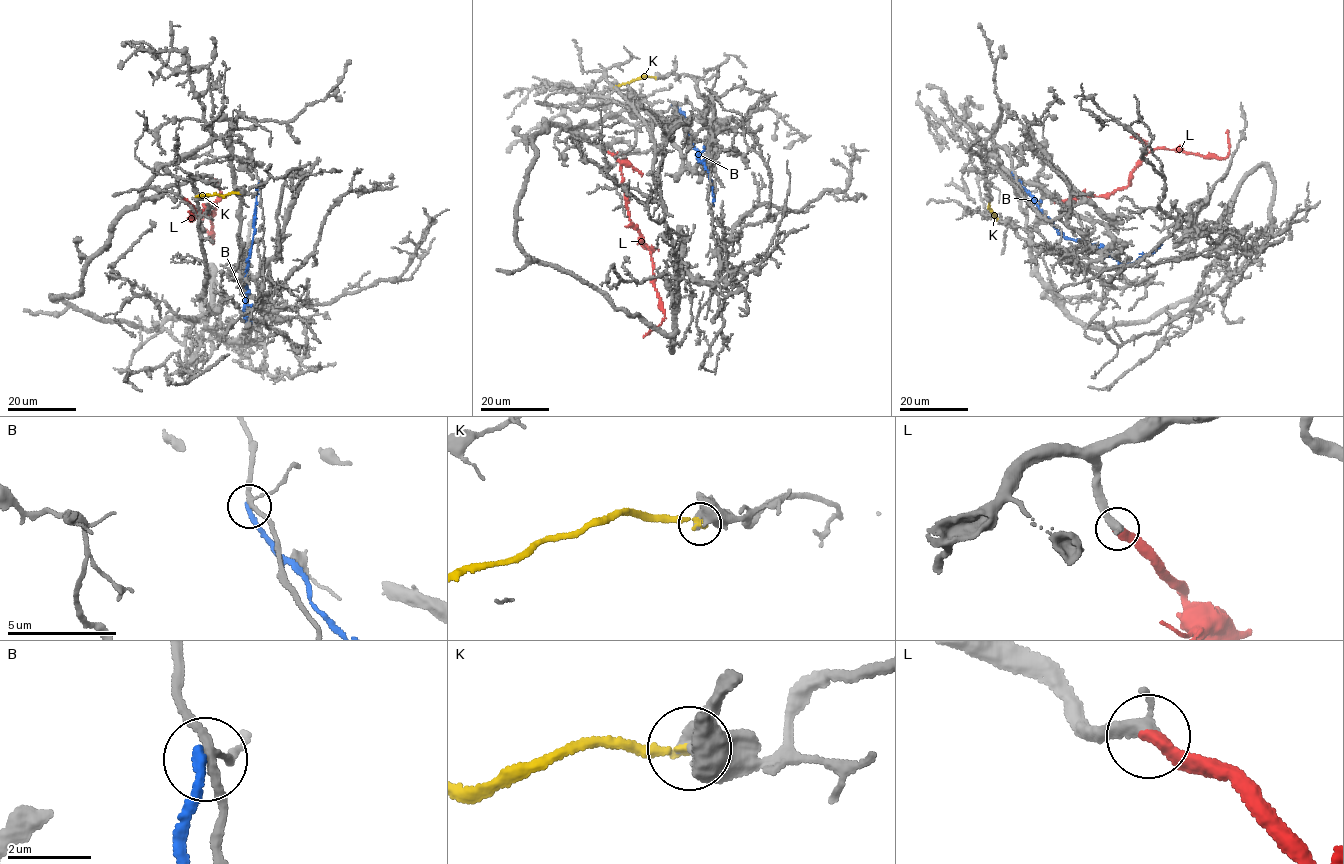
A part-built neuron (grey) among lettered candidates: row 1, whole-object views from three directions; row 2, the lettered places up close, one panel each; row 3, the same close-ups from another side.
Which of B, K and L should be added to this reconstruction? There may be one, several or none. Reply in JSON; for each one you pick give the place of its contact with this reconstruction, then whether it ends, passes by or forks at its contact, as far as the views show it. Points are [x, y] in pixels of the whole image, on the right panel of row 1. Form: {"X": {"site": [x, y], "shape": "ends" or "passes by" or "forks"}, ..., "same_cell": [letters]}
{"L": {"site": [1054, 202], "shape": "ends"}, "same_cell": ["L"]}

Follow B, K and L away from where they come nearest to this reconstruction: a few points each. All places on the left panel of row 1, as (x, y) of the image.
B: (258, 181), (254, 235), (244, 281), (248, 291), (242, 315), (247, 323), (252, 318)
K: (241, 193), (195, 197)
L: (181, 197), (193, 207), (192, 220), (216, 204), (210, 217), (213, 243), (198, 210)

